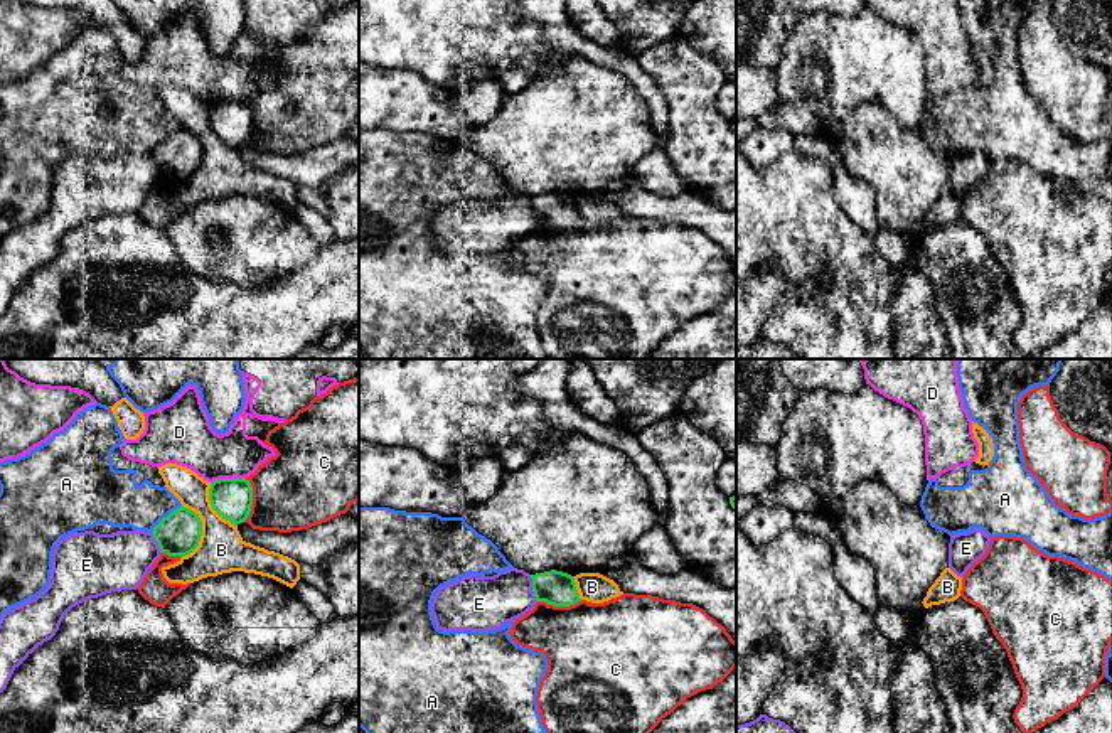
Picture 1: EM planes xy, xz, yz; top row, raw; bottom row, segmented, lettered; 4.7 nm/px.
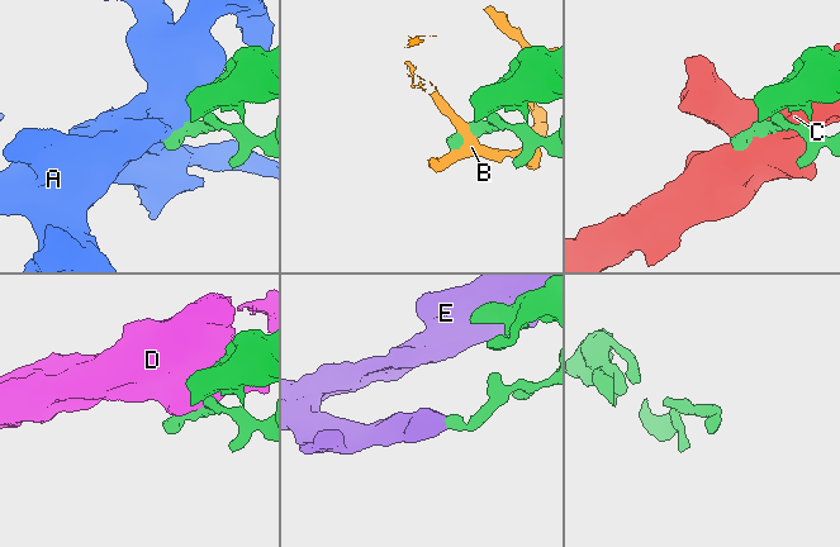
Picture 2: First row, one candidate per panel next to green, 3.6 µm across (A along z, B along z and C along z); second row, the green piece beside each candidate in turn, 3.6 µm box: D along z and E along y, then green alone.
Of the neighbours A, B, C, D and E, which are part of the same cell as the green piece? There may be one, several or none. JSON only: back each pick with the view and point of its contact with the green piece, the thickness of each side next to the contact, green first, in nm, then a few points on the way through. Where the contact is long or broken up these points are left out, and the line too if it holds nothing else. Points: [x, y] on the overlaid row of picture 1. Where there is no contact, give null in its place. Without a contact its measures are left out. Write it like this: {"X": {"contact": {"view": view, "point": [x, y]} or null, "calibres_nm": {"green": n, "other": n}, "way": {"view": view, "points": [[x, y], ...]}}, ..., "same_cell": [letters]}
{"same_cell": []}

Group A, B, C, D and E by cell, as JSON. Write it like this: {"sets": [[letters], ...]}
{"sets": [["A"], ["B"], ["C"], ["D"], ["E"]]}

